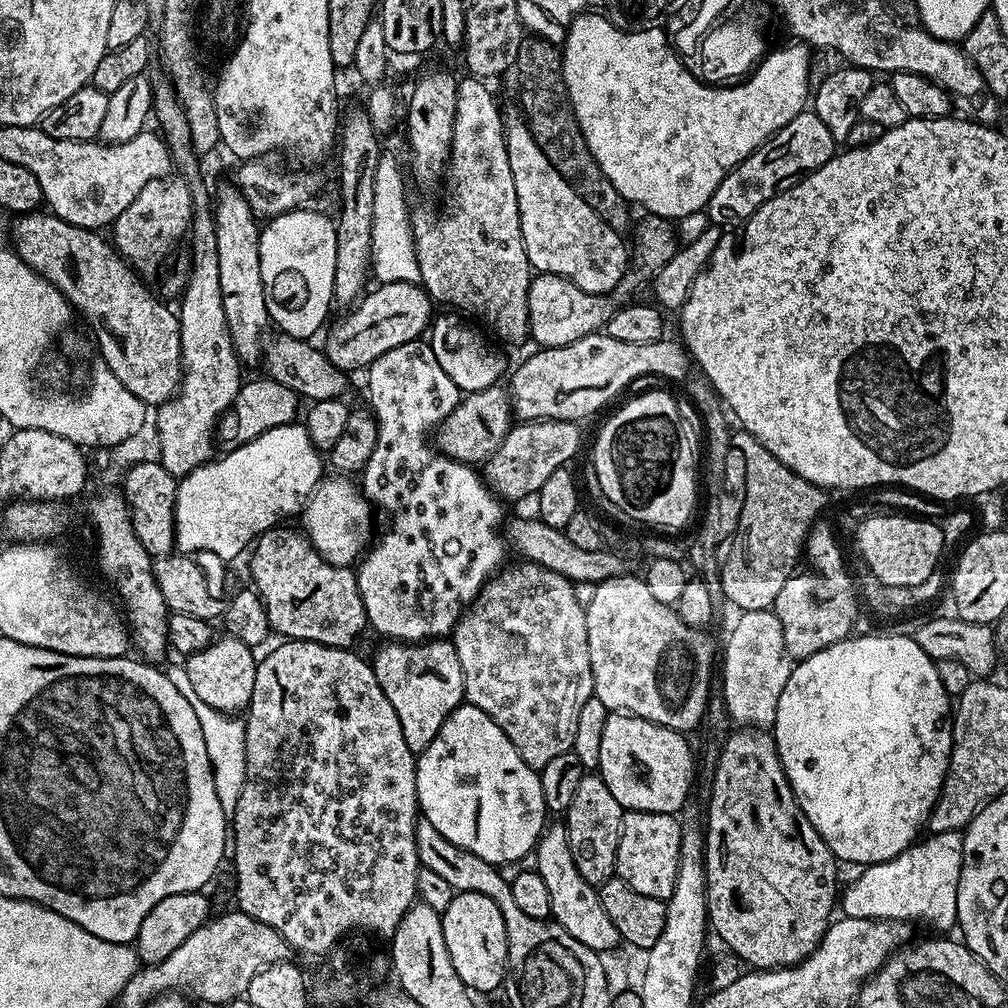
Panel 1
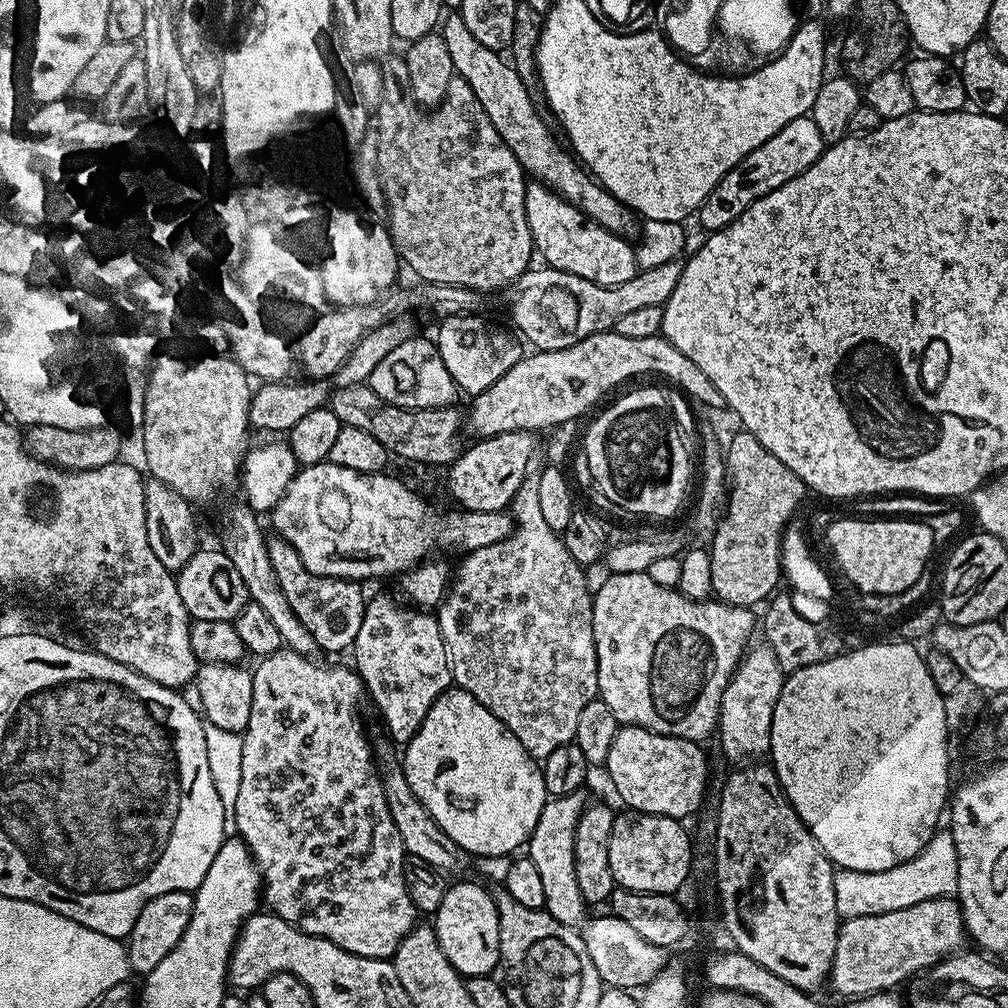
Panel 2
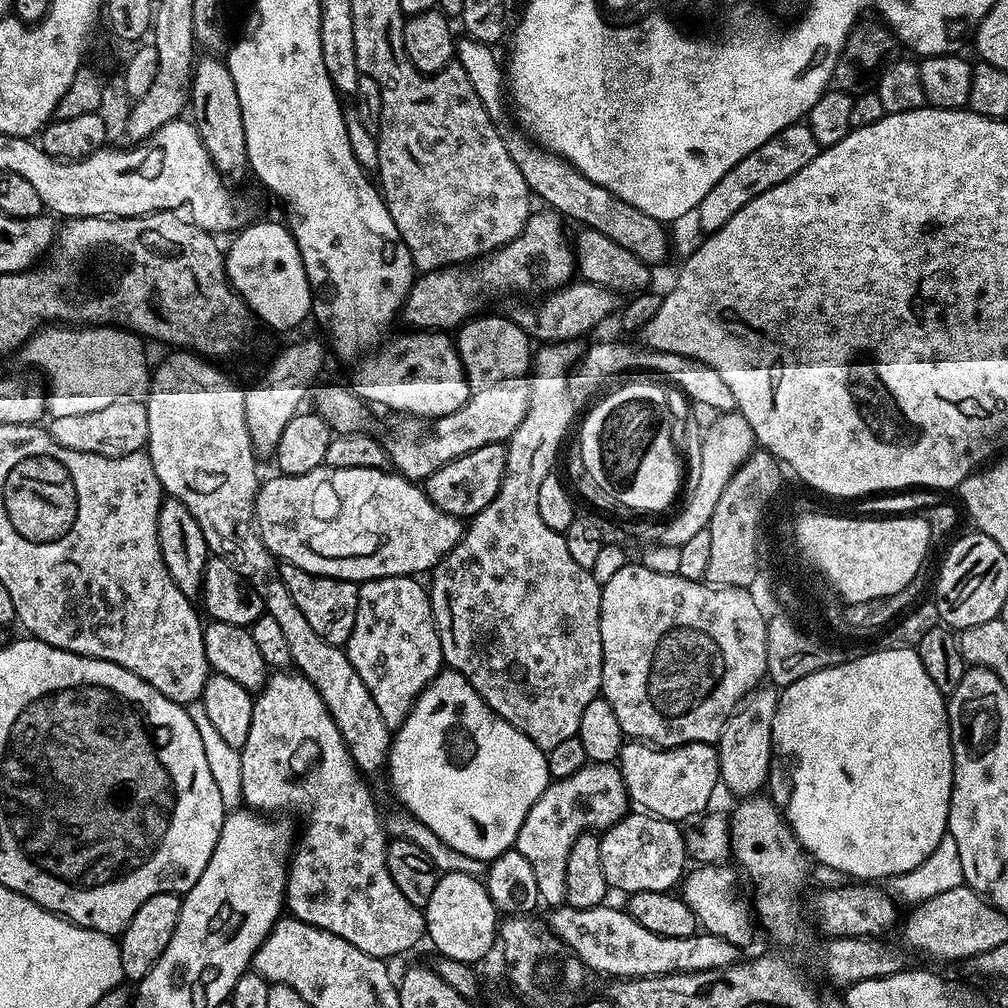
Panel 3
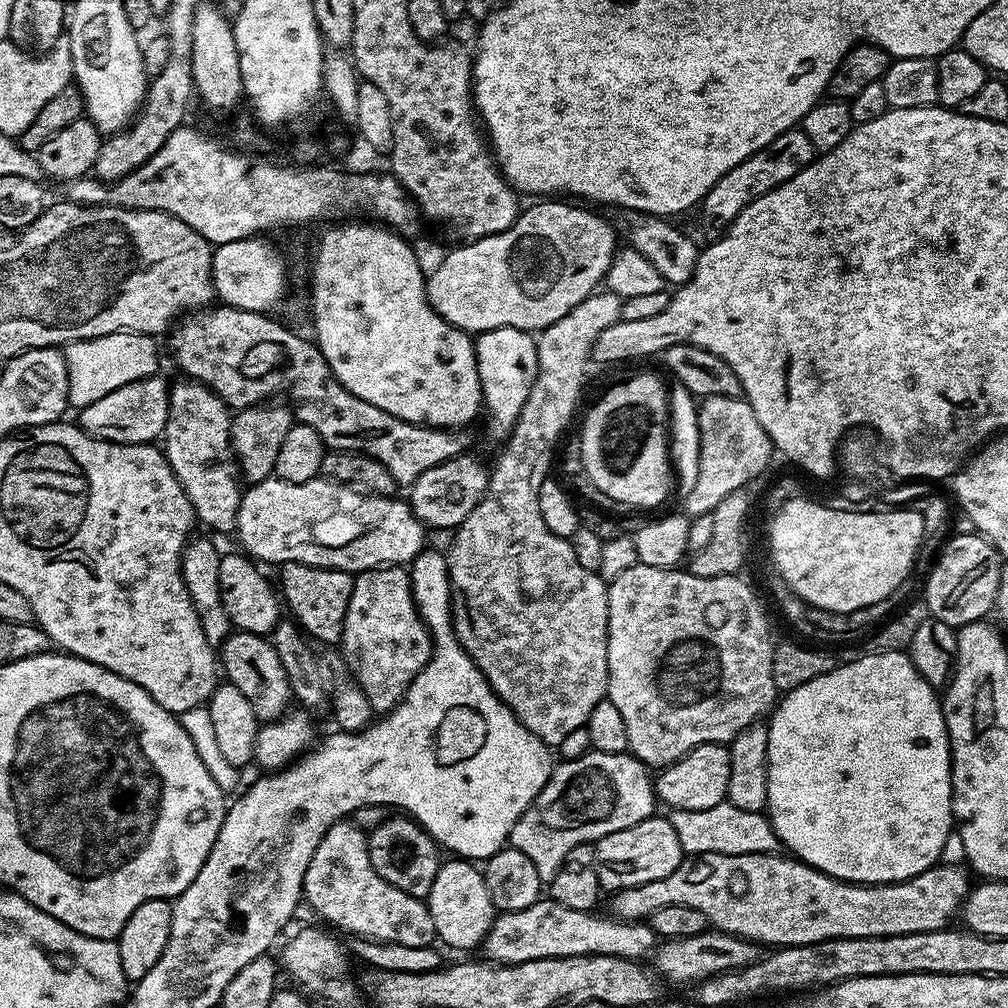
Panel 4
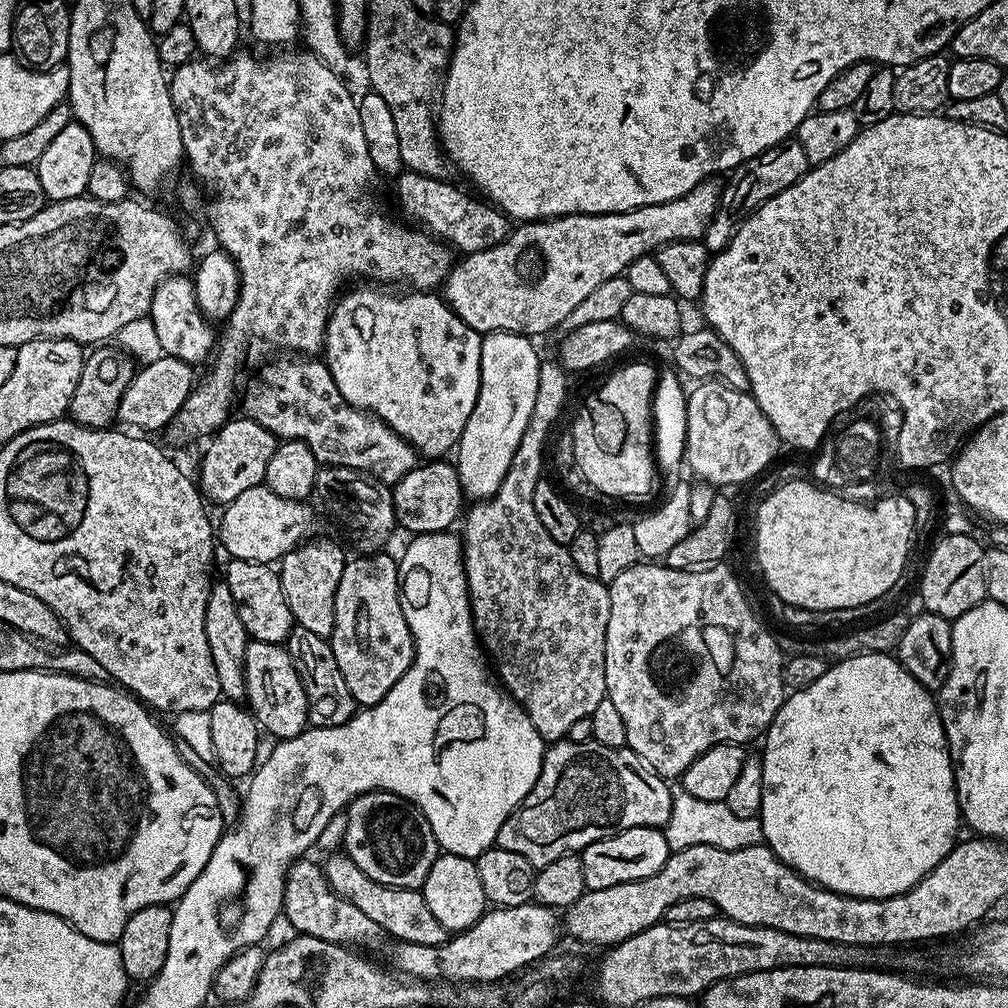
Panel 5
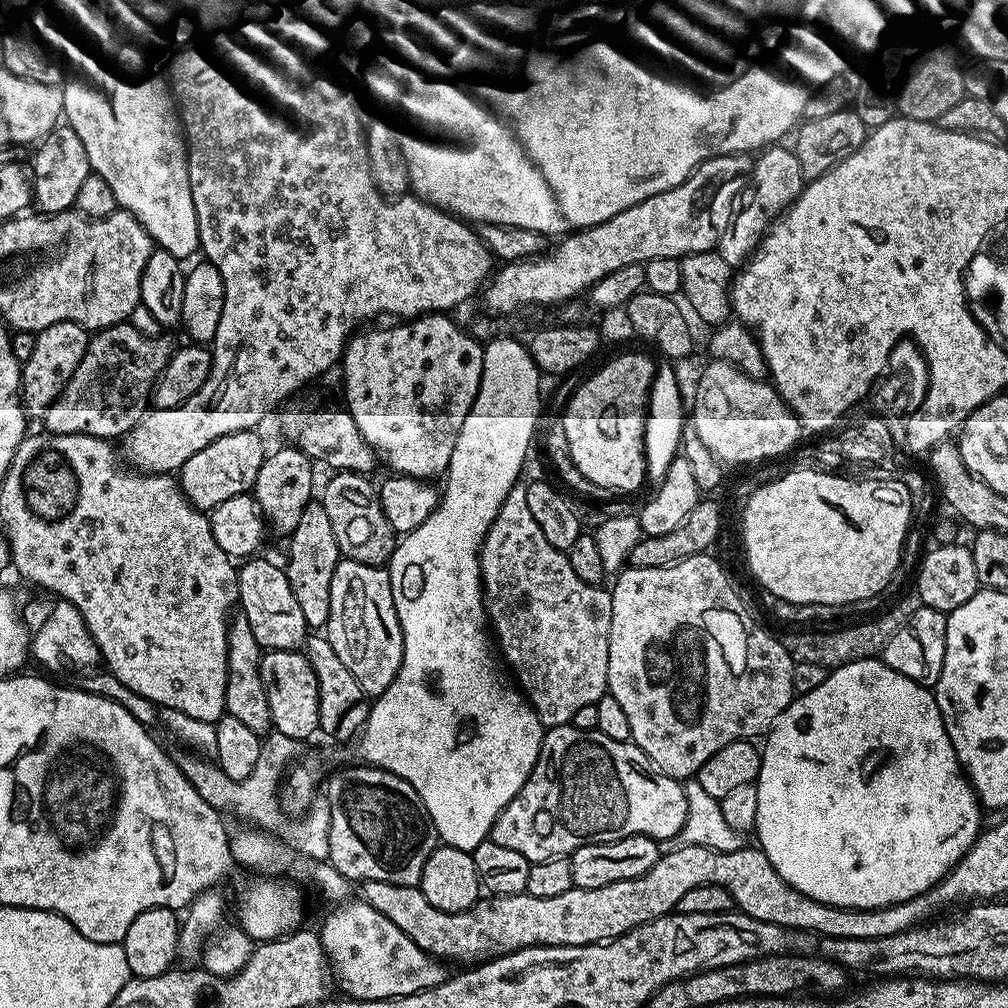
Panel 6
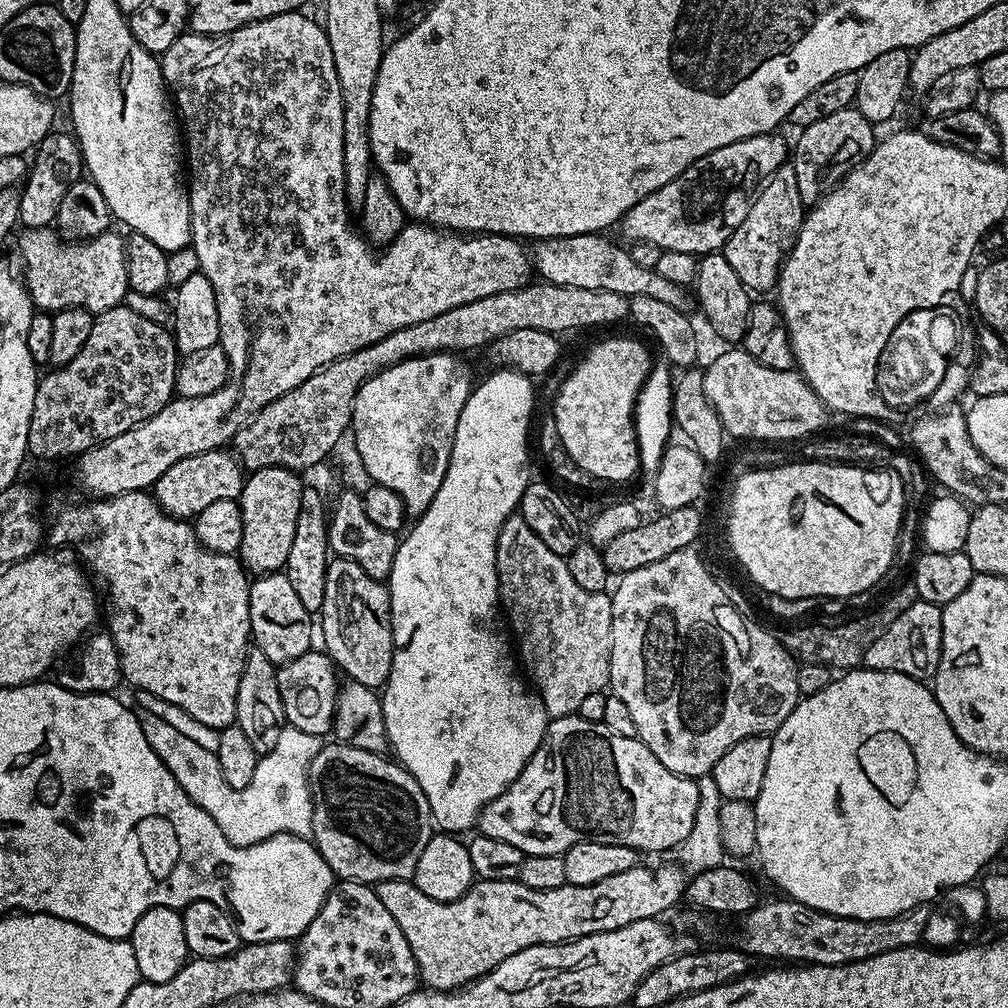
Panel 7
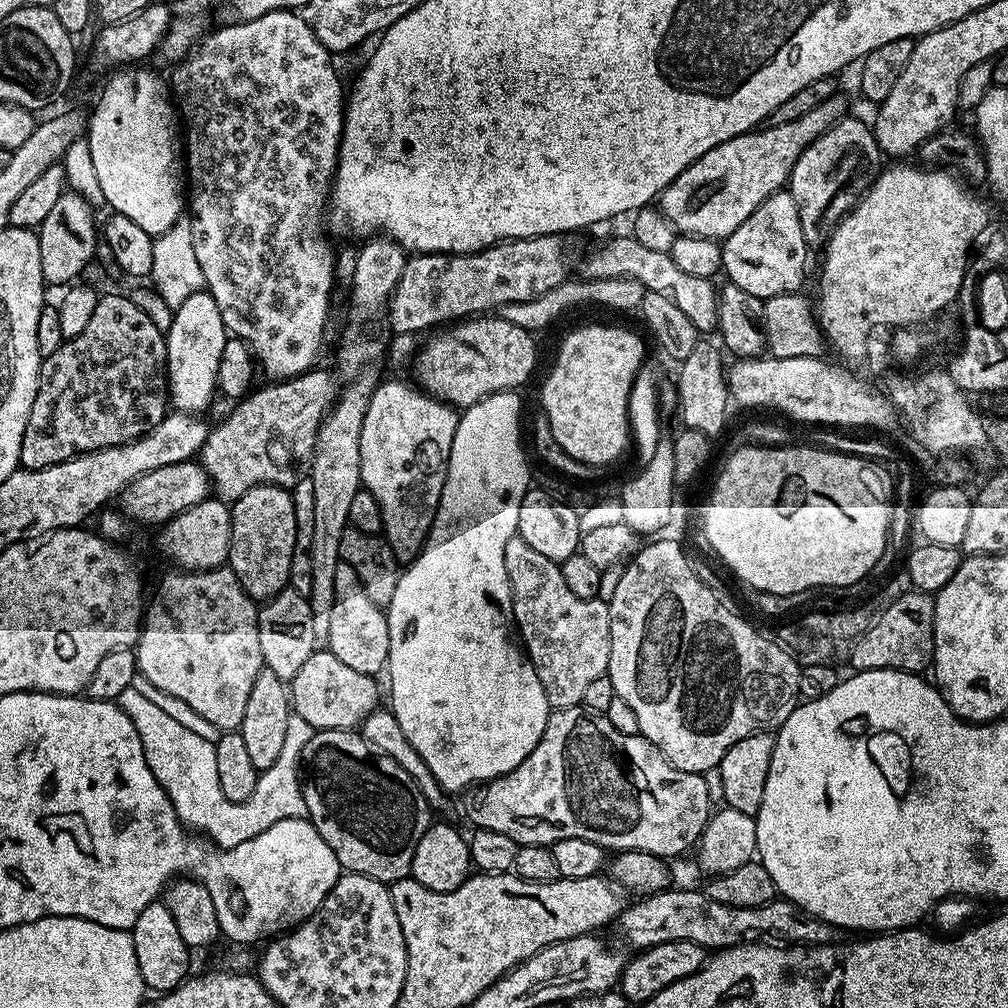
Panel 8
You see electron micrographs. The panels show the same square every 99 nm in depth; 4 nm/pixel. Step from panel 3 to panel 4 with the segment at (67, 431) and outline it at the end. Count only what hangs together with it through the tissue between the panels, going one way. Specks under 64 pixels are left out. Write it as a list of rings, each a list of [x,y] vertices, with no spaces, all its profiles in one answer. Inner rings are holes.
[[[160,374],[147,376],[106,394],[106,398],[98,398],[98,402],[90,402],[90,406],[79,409],[78,427],[94,438],[115,444],[150,444],[159,441],[168,421],[170,391],[169,381],[164,381],[162,377]]]

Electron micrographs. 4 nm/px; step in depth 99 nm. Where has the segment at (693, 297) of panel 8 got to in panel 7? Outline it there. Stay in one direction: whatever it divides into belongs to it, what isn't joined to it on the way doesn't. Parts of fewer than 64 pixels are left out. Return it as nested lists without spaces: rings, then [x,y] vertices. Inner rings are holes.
[[[583,232],[582,234],[574,234],[573,236],[549,236],[547,238],[540,238],[535,241],[536,249],[530,252],[530,260],[536,268],[541,272],[543,279],[550,284],[557,284],[558,286],[574,286],[582,290],[598,290],[604,288],[607,292],[613,292],[619,296],[631,297],[637,290],[641,296],[649,296],[650,298],[662,298],[669,302],[679,301],[681,289],[675,284],[671,284],[657,276],[655,271],[644,268],[639,268],[638,265],[632,261],[632,256],[624,248],[619,248],[612,240],[607,240],[607,235],[597,234],[594,232]]]

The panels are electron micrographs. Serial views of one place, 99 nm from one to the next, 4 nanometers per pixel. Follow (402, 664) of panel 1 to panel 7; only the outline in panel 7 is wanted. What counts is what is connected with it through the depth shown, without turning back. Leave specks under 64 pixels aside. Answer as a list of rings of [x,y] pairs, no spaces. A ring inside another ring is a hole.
[[[339,558],[329,559],[324,581],[326,594],[318,613],[318,628],[324,631],[323,647],[347,679],[362,682],[367,688],[383,689],[392,665],[392,607],[387,587],[370,578],[362,566]]]

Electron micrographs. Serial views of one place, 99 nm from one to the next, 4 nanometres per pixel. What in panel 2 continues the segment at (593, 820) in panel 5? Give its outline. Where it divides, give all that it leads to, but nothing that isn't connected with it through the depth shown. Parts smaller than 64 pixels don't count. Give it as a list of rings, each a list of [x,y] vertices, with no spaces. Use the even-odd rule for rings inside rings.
[[[579,791],[569,796],[549,799],[526,845],[527,859],[534,862],[538,875],[542,878],[542,887],[546,894],[544,908],[551,916],[558,918],[558,922],[573,926],[579,925],[585,919],[586,911],[584,899],[578,890],[578,882],[570,878],[570,870],[574,866],[574,830],[586,807],[584,795],[583,791]]]

